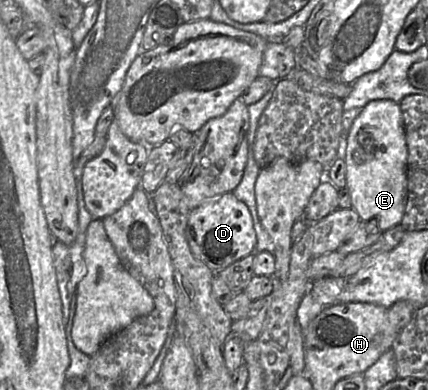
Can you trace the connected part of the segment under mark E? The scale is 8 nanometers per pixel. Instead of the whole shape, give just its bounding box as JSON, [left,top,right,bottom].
[346,99,407,232]

